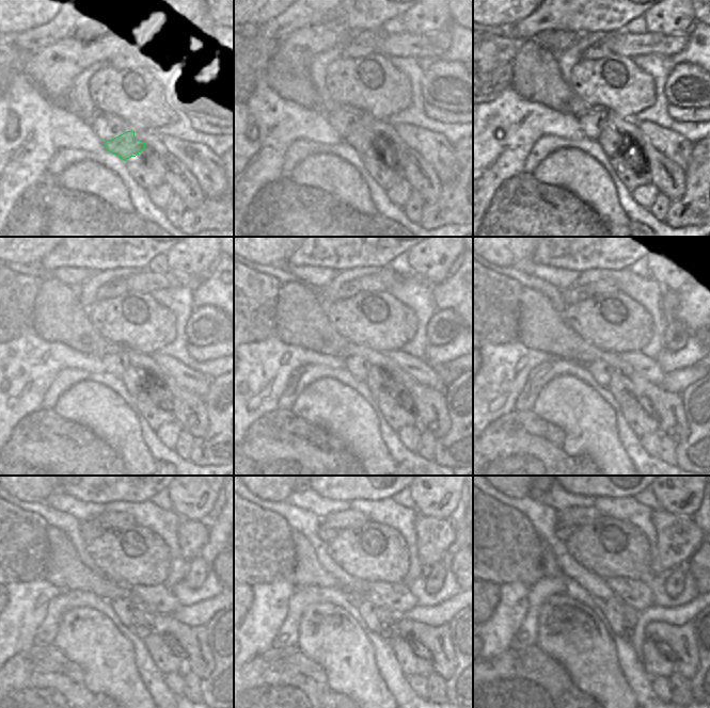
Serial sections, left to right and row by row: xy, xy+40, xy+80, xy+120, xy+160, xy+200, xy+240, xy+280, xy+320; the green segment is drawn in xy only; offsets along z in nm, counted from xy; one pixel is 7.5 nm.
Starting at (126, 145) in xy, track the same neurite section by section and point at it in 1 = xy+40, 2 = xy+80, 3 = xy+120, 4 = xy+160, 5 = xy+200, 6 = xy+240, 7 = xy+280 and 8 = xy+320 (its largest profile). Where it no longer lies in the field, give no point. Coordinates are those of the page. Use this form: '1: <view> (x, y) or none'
1: xy+40 (366, 142)
2: xy+80 (610, 140)
3: xy+120 (133, 380)
4: xy+160 (376, 381)
5: xy+200 (618, 383)
6: xy+240 (143, 626)
7: xy+280 (388, 617)
8: xy+320 (630, 614)

